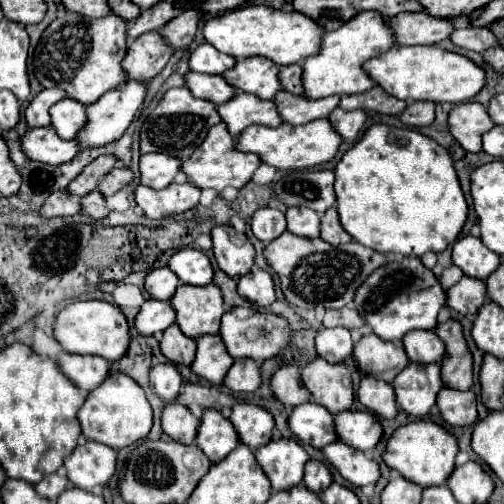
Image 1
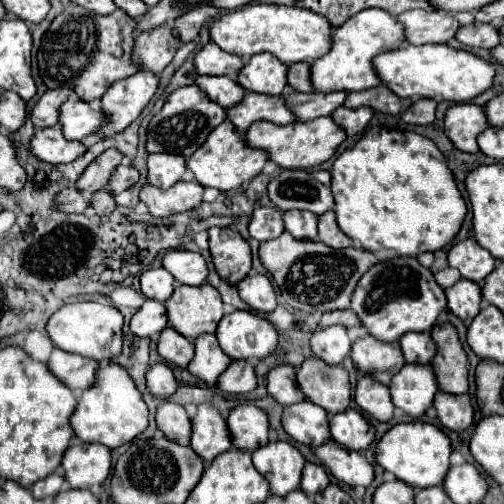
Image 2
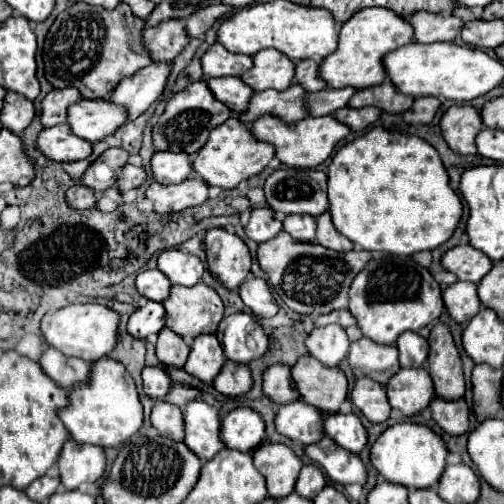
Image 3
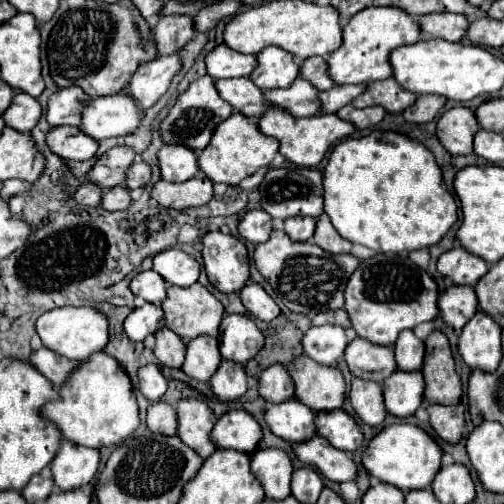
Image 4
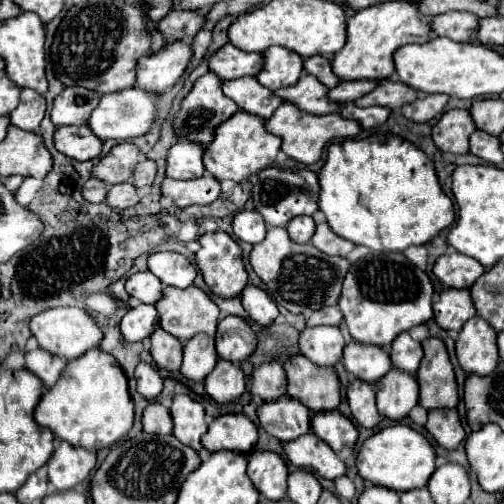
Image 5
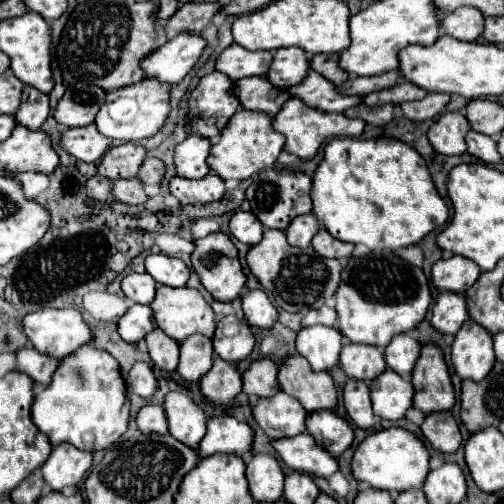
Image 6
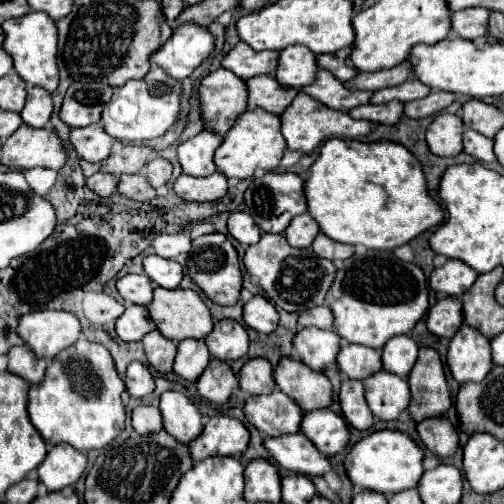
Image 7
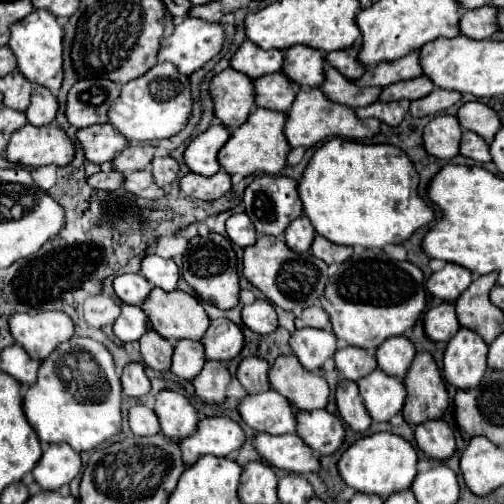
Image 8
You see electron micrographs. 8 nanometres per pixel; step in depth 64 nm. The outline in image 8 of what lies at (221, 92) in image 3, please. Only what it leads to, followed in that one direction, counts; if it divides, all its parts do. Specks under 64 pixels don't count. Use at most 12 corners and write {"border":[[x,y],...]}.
{"border":[[280,72],[254,80],[256,106],[288,112],[300,88]]}

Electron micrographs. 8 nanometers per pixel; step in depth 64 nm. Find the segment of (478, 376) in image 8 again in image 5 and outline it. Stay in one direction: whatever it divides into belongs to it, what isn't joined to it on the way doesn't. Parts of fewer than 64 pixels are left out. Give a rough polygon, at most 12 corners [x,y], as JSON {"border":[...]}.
{"border":[[470,318],[456,340],[468,374],[486,376],[498,364],[496,330]]}

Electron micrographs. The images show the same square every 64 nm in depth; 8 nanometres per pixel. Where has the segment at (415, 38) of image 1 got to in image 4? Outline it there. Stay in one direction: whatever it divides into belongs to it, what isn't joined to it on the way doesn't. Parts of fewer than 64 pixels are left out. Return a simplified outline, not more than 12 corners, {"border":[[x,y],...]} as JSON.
{"border":[[462,14],[418,18],[424,38],[460,42],[468,28]]}

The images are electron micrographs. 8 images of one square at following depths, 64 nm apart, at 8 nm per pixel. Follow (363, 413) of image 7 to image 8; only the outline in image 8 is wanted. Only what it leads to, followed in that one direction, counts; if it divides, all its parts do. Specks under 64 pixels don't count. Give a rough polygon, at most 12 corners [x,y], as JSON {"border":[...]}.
{"border":[[340,378],[336,402],[342,420],[356,432],[372,424],[358,384]]}

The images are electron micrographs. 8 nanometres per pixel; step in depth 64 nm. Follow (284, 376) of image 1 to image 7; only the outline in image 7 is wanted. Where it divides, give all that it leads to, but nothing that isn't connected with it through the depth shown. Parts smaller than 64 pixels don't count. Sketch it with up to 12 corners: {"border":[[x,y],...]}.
{"border":[[264,358],[248,360],[240,370],[246,396],[276,390],[274,368]]}

